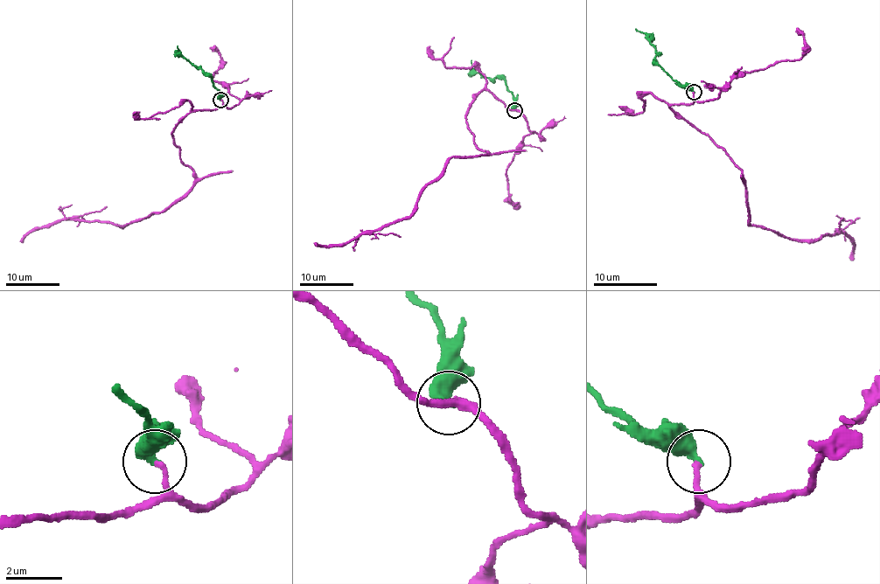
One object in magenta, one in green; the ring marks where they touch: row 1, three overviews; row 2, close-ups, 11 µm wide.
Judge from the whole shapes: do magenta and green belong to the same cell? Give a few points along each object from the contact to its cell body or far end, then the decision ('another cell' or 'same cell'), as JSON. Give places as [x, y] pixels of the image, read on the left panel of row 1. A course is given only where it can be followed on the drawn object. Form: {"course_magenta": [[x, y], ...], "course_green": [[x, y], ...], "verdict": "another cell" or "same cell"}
{"course_magenta": [[221, 99], [174, 128], [194, 184], [160, 212], [127, 225], [59, 220], [19, 241]], "course_green": [[221, 99], [221, 93], [213, 86], [212, 79], [178, 51], [178, 45]], "verdict": "same cell"}

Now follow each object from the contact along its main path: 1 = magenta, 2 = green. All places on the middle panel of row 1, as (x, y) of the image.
1: (515, 109), (484, 89), (468, 111), (466, 127), (488, 154), (454, 156), (408, 216), (347, 242), (313, 242)
2: (515, 109), (515, 98), (506, 88), (506, 81), (498, 77), (483, 77), (471, 68), (471, 60)

